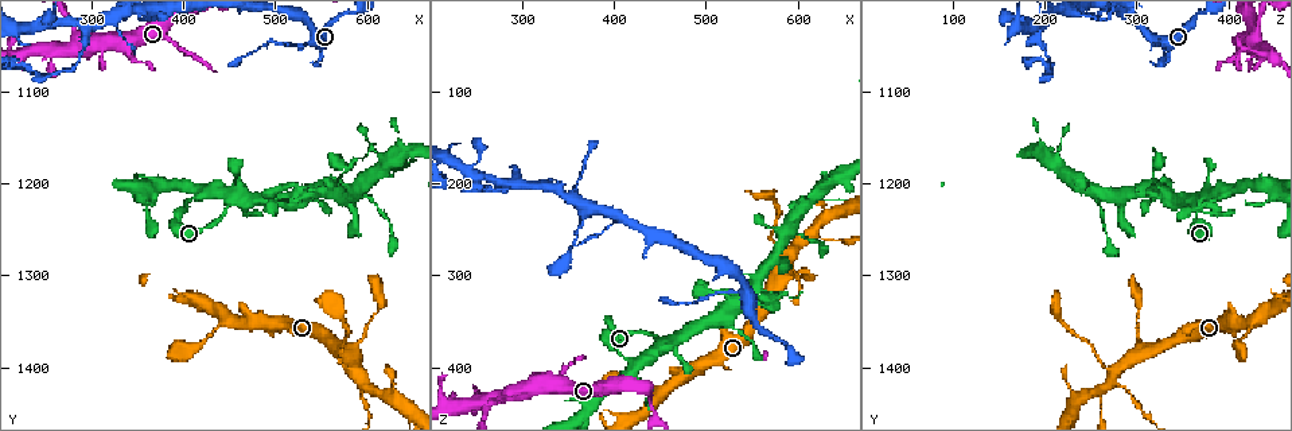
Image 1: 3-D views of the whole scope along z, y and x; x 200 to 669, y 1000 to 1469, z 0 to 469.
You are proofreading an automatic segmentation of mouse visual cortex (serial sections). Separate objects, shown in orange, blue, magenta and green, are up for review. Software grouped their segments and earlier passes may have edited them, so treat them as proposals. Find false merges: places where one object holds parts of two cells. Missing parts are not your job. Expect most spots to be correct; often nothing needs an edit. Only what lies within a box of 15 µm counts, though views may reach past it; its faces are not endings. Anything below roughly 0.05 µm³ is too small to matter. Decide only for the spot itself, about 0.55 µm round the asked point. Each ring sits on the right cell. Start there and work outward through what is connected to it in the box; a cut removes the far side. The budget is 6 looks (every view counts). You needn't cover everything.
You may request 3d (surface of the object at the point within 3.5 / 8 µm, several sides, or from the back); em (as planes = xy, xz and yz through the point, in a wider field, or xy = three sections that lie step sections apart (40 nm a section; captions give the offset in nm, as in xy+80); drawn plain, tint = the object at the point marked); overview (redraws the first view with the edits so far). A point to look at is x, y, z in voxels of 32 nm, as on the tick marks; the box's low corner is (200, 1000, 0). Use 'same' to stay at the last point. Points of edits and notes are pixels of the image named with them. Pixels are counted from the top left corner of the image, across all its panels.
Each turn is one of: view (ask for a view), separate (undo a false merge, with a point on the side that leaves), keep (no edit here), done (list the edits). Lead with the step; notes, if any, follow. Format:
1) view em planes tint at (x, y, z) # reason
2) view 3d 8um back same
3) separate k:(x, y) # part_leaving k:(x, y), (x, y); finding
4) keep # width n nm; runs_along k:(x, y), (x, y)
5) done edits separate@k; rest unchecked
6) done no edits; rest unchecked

view 3d 3.5um at (465, 1190, 380) # a narrow waist

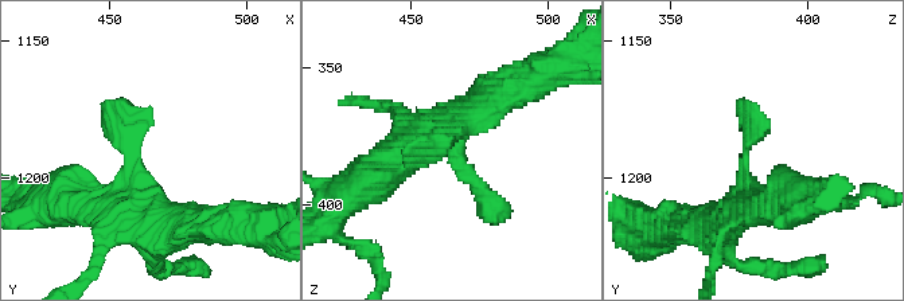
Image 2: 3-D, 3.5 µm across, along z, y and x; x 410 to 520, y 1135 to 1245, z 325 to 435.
view em xy step 1 tint at (460, 1192, 378)

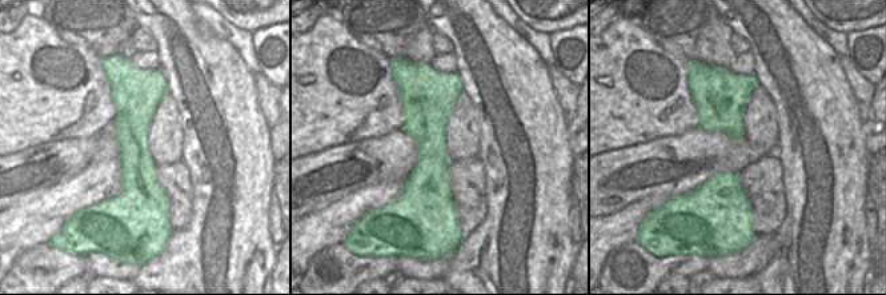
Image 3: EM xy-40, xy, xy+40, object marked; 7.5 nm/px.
keep # runs_along 2:(724, 231), (744, 203), (748, 100); all the same cell

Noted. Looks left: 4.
view 3d 3.5um at (575, 1190, 320) # sharp bend

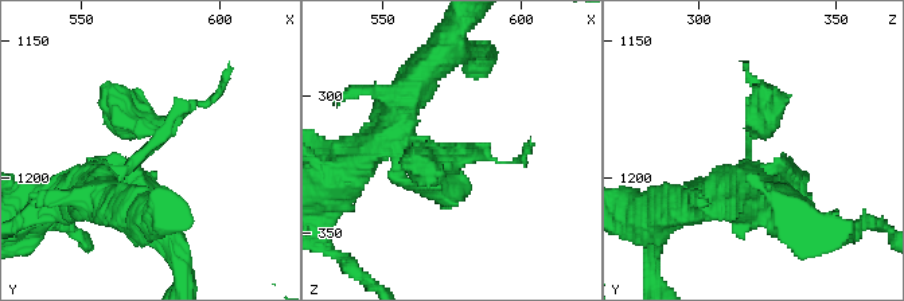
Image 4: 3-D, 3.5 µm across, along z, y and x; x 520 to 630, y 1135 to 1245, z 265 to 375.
view em xy step 2 tint at (574, 1188, 319) # shape alone is not enough

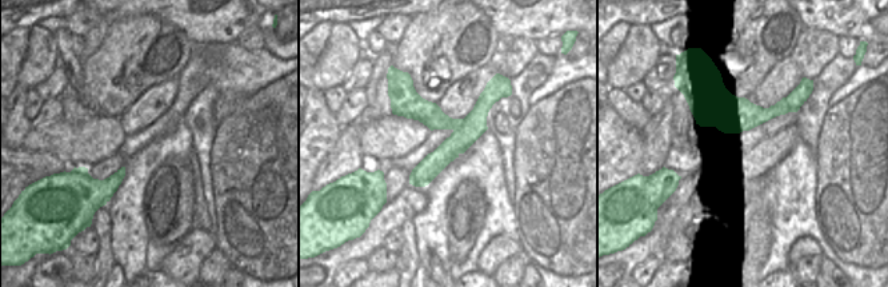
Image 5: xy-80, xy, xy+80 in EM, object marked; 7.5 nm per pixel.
keep # runs_along 5:(799, 100), (768, 114), (692, 106); one cell here

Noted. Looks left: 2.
done no edits; rest unchecked

